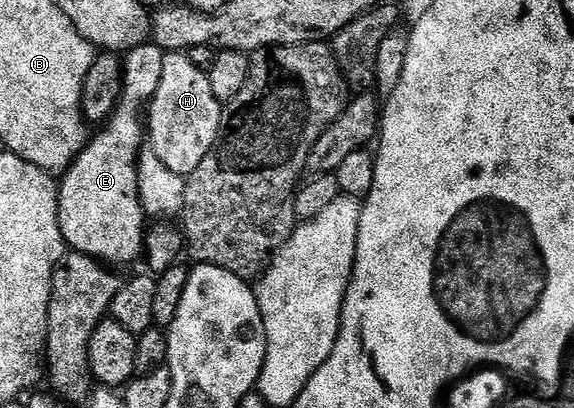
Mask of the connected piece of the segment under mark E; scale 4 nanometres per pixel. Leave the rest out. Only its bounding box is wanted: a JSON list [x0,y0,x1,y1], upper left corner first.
[57,41,166,267]

